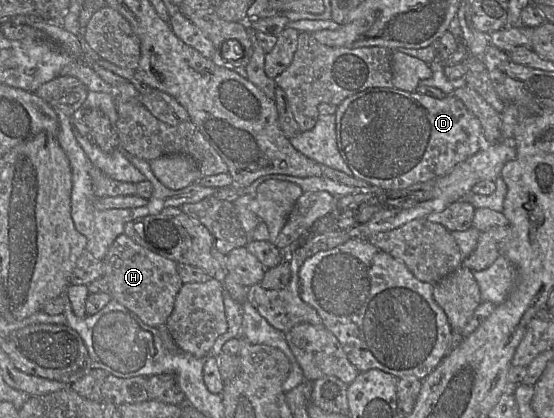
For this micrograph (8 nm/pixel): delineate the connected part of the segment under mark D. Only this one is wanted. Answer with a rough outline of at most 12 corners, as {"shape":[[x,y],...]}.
{"shape":[[453,95],[345,98],[336,142],[355,177],[400,190],[485,145]]}

